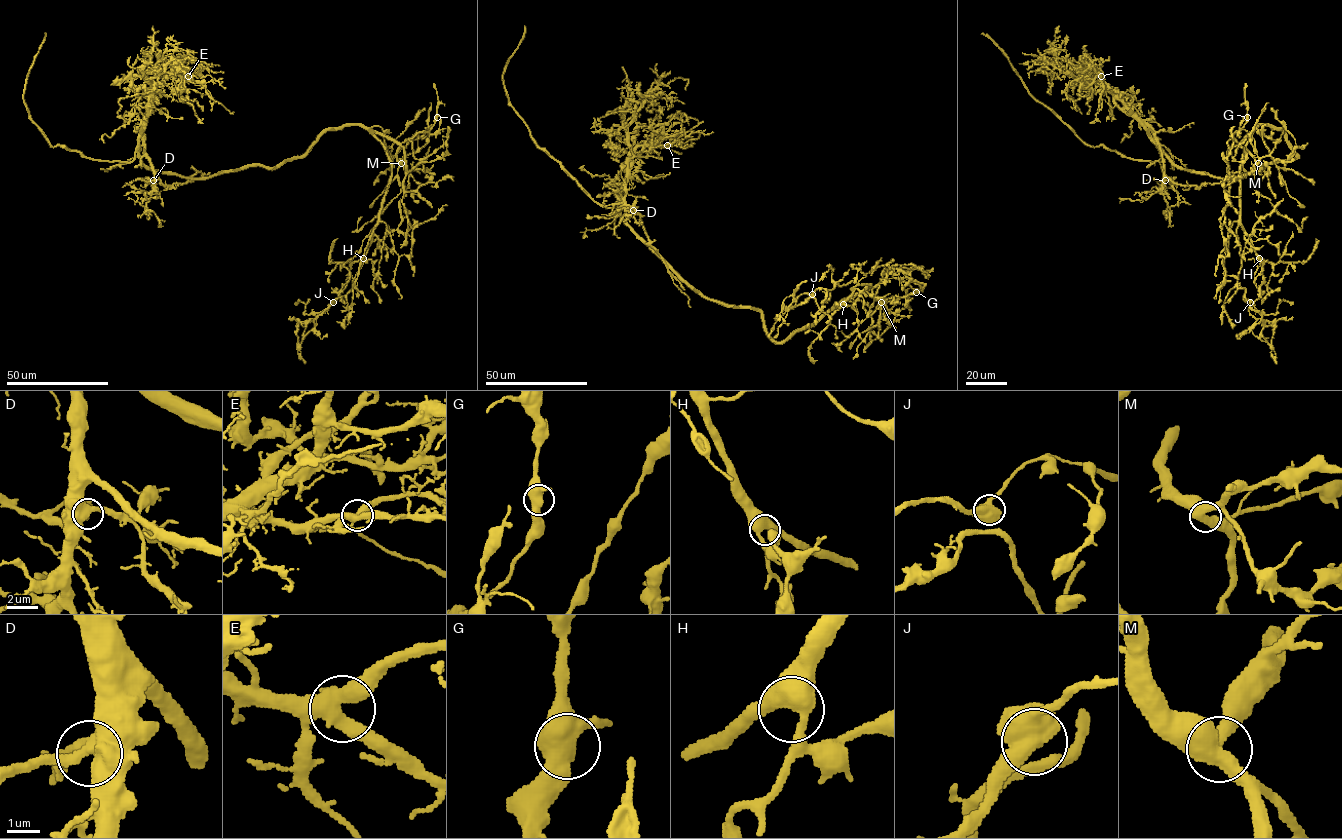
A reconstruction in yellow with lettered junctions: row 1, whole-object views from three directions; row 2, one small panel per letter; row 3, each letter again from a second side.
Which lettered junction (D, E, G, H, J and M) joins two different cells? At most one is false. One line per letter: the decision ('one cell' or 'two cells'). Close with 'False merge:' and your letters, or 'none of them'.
D: one cell
E: one cell
G: one cell
H: one cell
J: two cells
M: one cell
False merge: J

